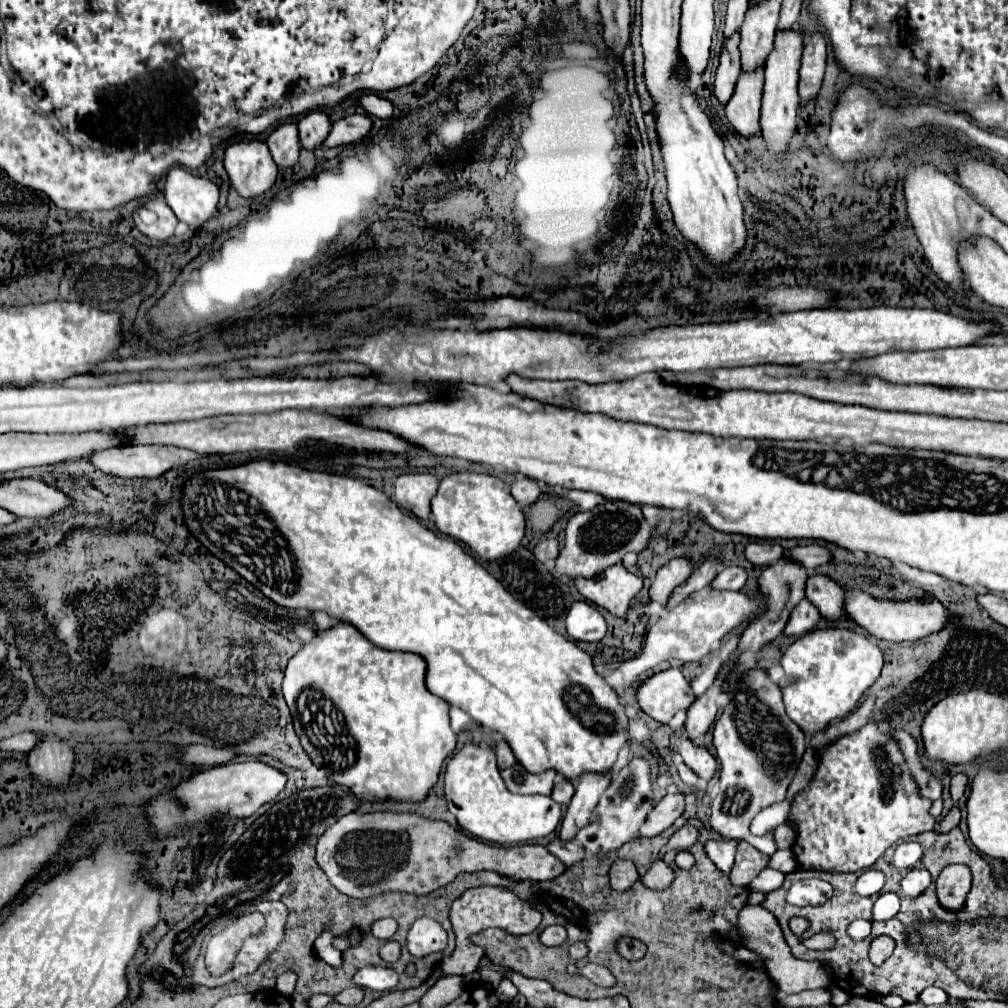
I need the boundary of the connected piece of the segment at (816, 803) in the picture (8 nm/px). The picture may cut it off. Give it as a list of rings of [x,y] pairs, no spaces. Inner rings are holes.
[[[874,716],[860,730],[838,738],[836,742],[820,748],[818,766],[808,782],[808,786],[798,792],[790,804],[790,814],[786,822],[796,826],[796,842],[792,852],[798,864],[806,870],[824,872],[856,872],[870,868],[894,842],[922,834],[934,828],[934,818],[930,816],[932,800],[920,794],[916,780],[892,736],[892,728],[880,724]]]

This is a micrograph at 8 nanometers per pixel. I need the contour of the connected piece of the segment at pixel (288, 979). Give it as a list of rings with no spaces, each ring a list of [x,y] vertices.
[[[284,972],[278,976],[278,984],[276,984],[276,990],[290,996],[294,992],[294,984],[296,984],[296,974],[294,972]]]

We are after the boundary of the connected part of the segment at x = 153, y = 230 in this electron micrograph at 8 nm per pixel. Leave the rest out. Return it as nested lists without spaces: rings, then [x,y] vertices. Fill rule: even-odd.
[[[162,196],[148,198],[142,206],[138,206],[132,212],[132,216],[134,216],[136,228],[144,236],[152,240],[162,240],[162,242],[174,236],[174,228],[178,224],[174,212],[170,210],[170,206],[164,202]]]

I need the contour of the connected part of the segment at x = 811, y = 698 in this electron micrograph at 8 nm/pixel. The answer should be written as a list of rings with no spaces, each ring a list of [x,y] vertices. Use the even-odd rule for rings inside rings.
[[[816,628],[796,638],[780,660],[784,678],[778,684],[788,716],[804,732],[816,732],[838,722],[858,706],[862,694],[876,682],[882,662],[882,650],[876,642],[850,628]]]

